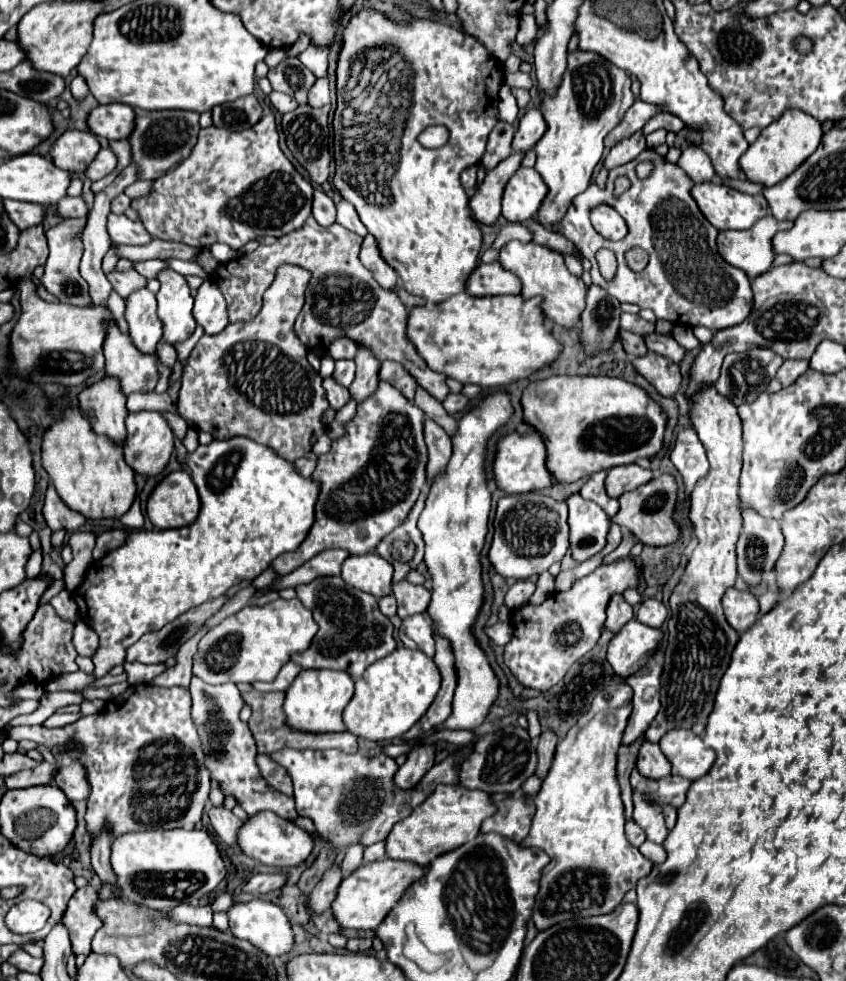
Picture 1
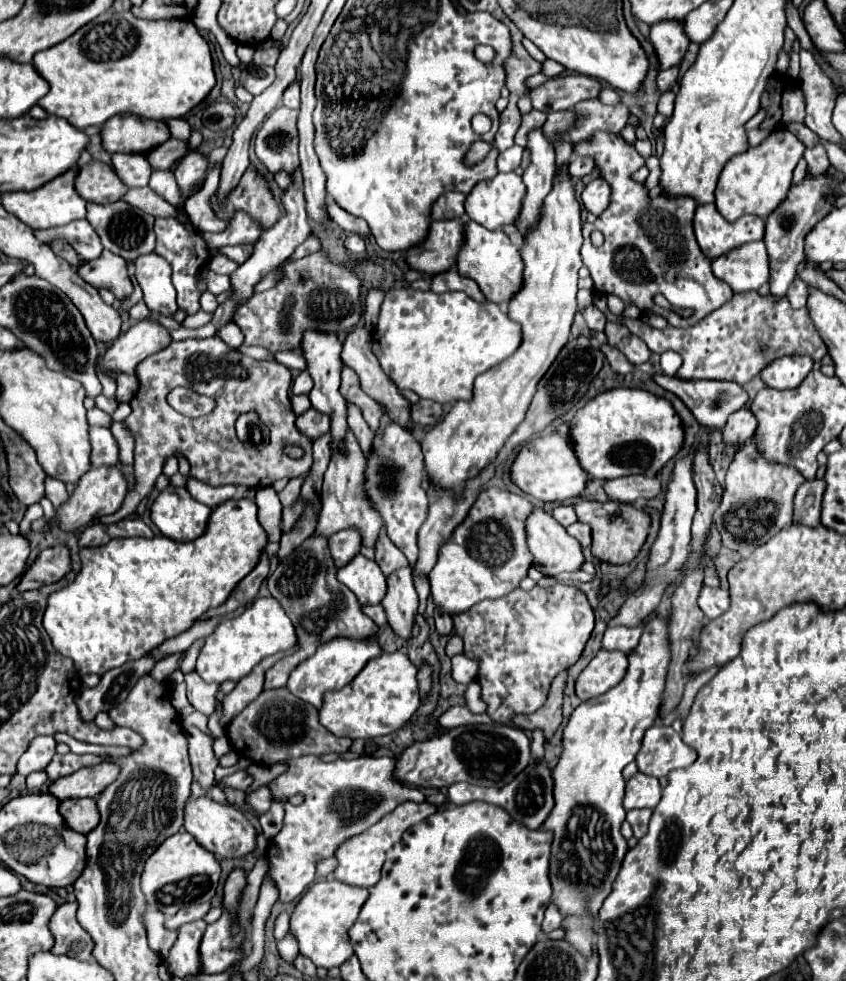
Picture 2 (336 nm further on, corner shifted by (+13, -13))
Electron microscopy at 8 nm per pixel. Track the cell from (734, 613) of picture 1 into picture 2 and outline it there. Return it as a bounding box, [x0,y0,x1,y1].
[699,586,729,620]

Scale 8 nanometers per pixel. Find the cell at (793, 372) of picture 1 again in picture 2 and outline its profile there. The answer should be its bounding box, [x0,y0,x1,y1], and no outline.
[721,408,757,448]

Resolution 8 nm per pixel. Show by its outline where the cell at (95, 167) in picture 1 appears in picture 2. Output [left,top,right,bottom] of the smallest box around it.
[113,154,153,188]

